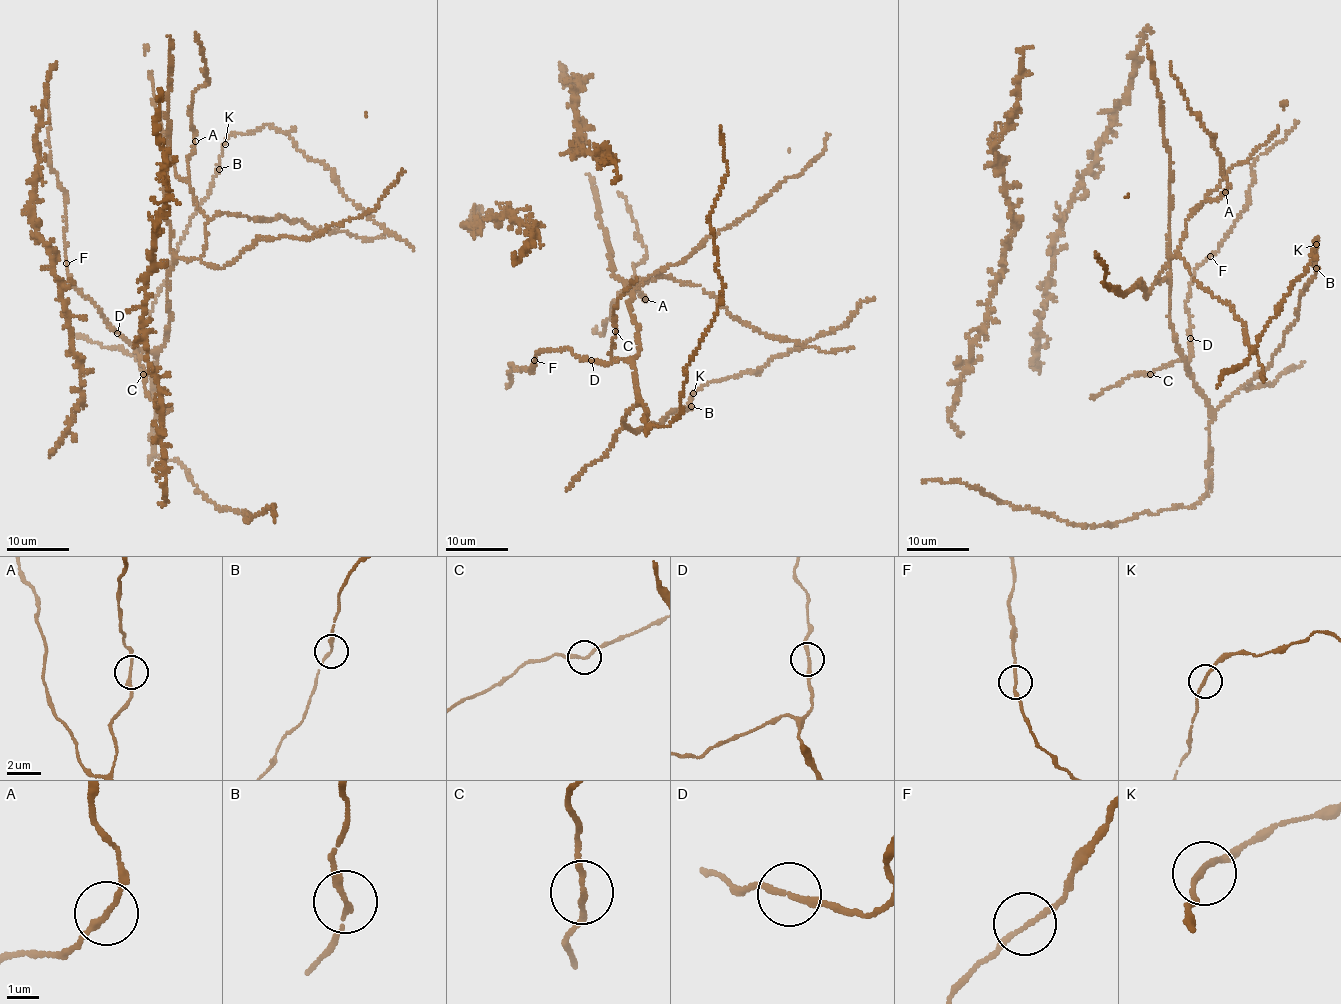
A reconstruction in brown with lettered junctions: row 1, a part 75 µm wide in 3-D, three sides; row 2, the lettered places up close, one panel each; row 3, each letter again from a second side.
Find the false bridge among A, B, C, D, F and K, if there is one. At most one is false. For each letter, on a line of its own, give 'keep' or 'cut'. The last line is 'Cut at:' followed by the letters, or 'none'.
A: keep
B: keep
C: keep
D: keep
F: keep
K: keep
Cut at: none

